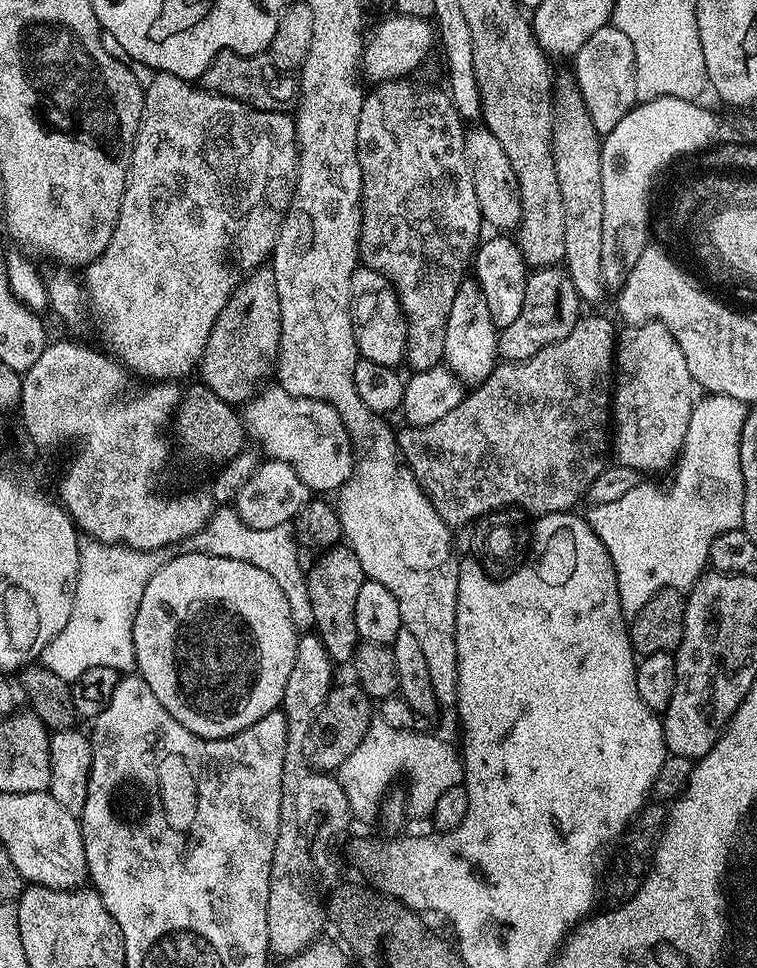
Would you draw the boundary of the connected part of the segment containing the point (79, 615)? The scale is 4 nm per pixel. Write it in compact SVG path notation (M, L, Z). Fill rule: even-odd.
M94 539L81 543L70 622L66 622L62 634L46 646L39 663L50 670L50 674L58 674L58 678L69 682L82 678L82 674L94 670L94 666L110 666L110 670L121 674L135 673L132 623L140 605L140 595L157 567L155 552L139 552L123 544L103 544Z

